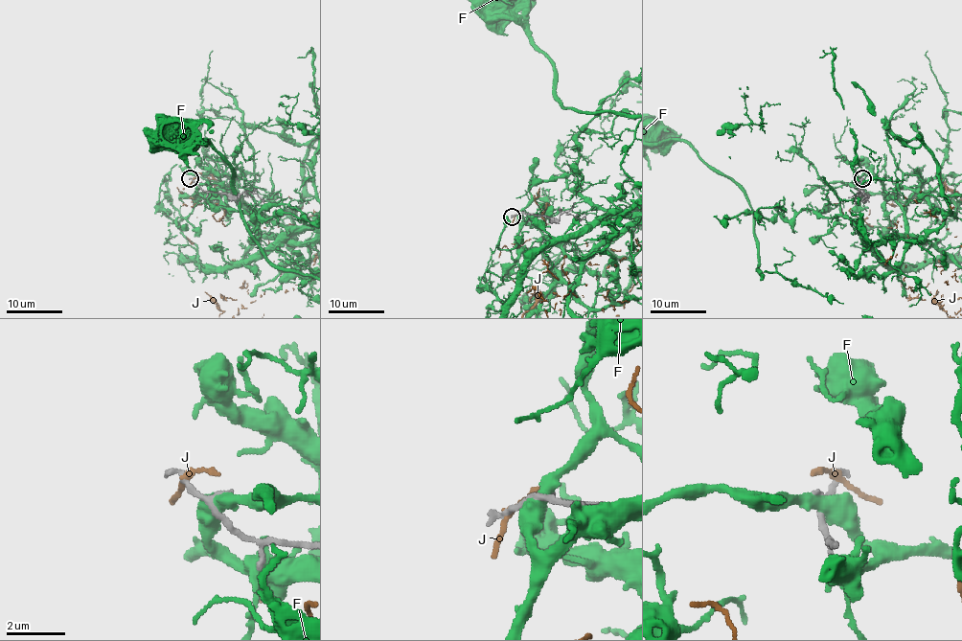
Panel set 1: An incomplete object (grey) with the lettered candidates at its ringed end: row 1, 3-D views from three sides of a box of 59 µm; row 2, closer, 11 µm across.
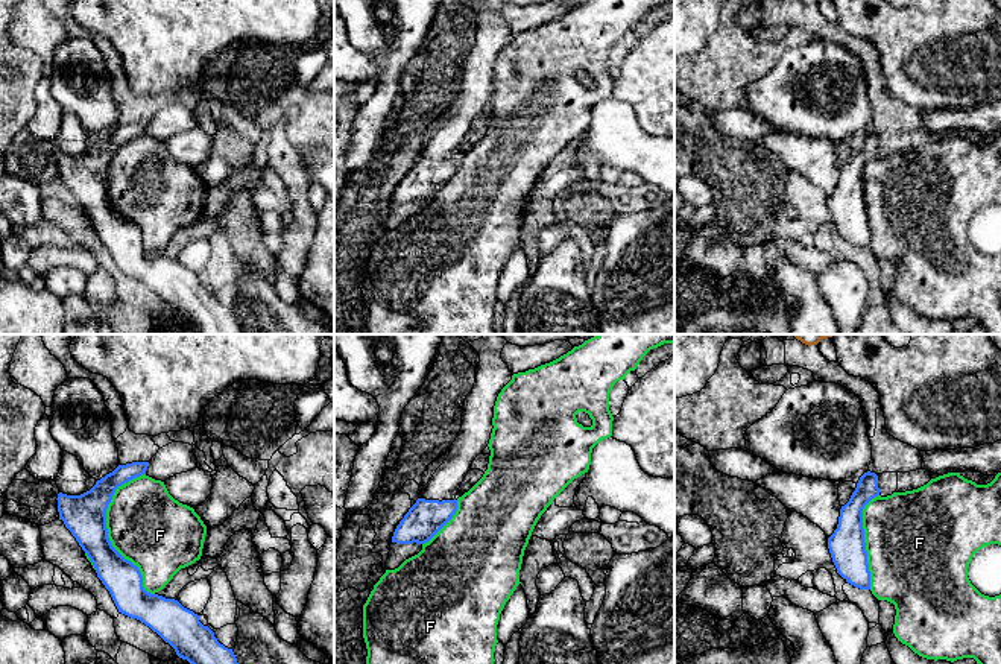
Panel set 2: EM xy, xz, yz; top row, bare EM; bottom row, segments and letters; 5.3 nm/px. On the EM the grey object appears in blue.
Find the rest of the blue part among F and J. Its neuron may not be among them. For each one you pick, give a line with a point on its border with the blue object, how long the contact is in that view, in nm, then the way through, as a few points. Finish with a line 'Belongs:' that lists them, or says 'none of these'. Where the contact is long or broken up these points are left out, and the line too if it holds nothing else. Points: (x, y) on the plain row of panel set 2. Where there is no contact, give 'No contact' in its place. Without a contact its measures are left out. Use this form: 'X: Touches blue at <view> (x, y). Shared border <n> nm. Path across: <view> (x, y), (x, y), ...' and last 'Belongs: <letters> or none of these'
Belongs: none of these

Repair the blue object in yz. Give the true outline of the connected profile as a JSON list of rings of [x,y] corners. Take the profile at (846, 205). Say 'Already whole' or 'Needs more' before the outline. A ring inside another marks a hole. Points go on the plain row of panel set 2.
Already whole. [[[870,131],[864,132],[849,161],[842,166],[837,188],[828,198],[828,208],[837,232],[860,249],[870,249],[863,169],[878,155],[878,135]]]

